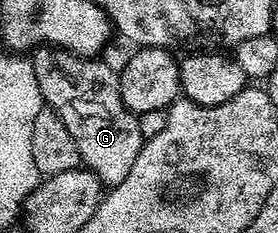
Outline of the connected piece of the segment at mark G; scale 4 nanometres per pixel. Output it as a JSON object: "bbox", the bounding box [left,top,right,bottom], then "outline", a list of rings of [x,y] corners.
{"bbox":[30,45,145,187],"outline":[[[42,45],[30,53],[34,67],[34,75],[38,79],[38,87],[44,96],[45,106],[55,109],[56,113],[66,123],[66,131],[70,131],[70,139],[78,147],[78,155],[83,168],[88,169],[105,186],[115,187],[130,175],[130,167],[134,167],[134,159],[138,159],[140,148],[145,140],[140,130],[140,118],[132,113],[122,103],[120,94],[120,79],[117,70],[111,69],[104,59],[80,57],[65,49],[57,49],[55,45]]]}

